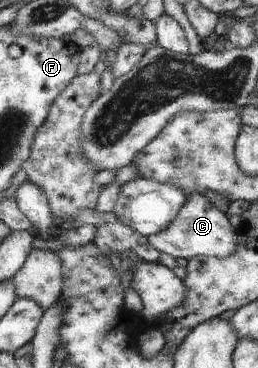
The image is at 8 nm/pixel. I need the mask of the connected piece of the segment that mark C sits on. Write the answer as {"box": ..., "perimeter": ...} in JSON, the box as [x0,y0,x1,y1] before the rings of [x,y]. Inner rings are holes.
{"box":[149,194,241,260],"perimeter":[[[192,194],[188,201],[178,211],[178,217],[168,223],[168,229],[149,237],[149,242],[162,253],[167,253],[175,259],[178,257],[191,260],[196,256],[230,257],[241,239],[240,230],[234,229],[229,217],[226,217],[216,204],[204,194]]]}

